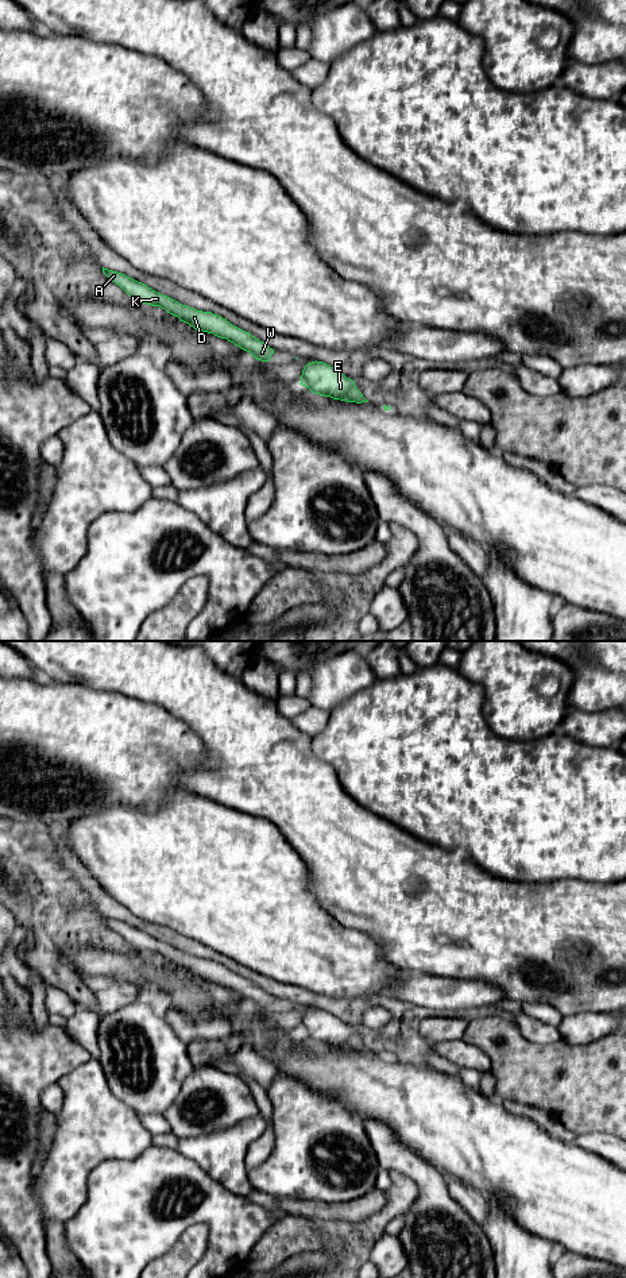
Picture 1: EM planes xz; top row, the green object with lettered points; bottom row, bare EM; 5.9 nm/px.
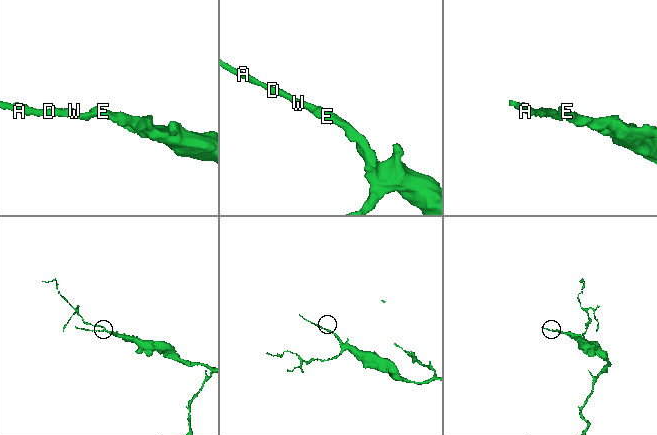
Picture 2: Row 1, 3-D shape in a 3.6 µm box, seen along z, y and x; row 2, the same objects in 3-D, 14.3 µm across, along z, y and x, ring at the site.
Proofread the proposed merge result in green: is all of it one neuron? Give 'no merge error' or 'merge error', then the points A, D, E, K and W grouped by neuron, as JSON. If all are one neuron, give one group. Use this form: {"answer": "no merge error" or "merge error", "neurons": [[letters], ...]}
{"answer": "no merge error", "neurons": [["A", "D", "E", "K", "W"]]}

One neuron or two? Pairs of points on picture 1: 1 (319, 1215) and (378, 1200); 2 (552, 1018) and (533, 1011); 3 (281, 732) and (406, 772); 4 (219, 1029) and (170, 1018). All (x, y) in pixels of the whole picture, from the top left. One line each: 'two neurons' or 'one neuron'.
1: one neuron
2: one neuron
3: two neurons
4: one neuron

